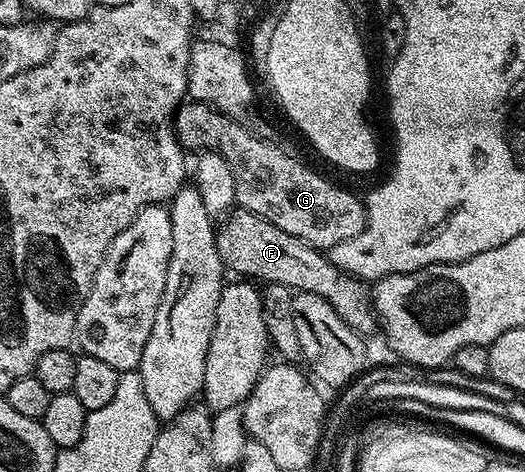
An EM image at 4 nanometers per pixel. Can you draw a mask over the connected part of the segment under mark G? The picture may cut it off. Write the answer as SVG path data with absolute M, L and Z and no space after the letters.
M190 100L177 110L175 118L177 140L186 150L213 150L225 157L234 175L236 204L251 211L303 239L322 251L335 247L335 243L353 241L365 226L365 202L341 185L332 185L289 153L284 153L272 140L256 137L250 129L235 119L223 115L212 105Z

